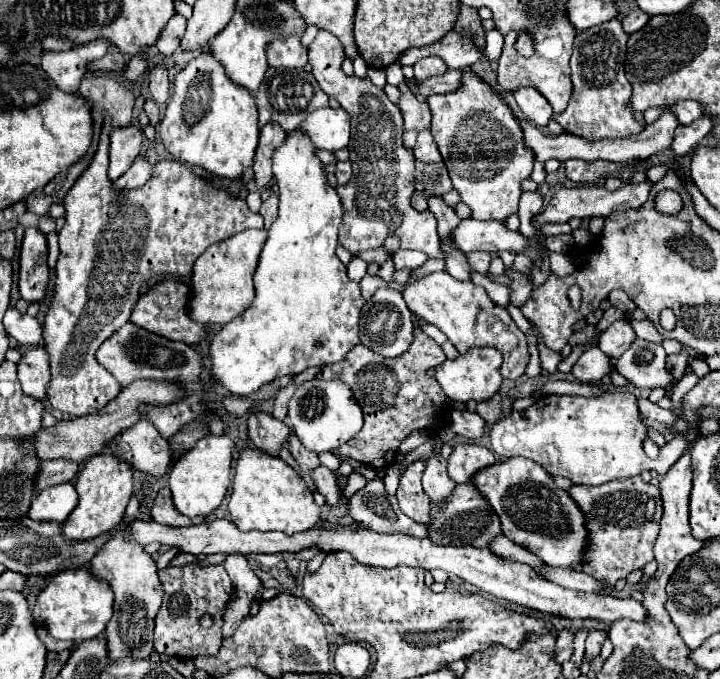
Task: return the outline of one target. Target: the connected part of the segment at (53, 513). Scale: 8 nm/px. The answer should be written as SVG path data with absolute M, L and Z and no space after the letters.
M72 483L54 485L38 493L38 497L32 501L28 517L32 521L64 523L72 513L72 509L76 507L76 503L78 503L78 493Z

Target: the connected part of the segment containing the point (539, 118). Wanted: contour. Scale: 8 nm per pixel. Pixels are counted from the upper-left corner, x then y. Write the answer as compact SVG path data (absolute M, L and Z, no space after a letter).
M522 87L514 91L514 97L528 121L532 121L536 127L546 127L552 117L552 109L550 103L534 87Z

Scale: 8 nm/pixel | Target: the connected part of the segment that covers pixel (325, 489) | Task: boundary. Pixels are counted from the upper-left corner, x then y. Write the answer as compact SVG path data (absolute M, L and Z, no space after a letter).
M318 465L316 469L312 469L312 479L316 483L316 487L322 491L322 495L326 497L326 503L328 505L338 505L340 503L340 493L338 493L338 487L336 487L336 475L324 467L324 465Z

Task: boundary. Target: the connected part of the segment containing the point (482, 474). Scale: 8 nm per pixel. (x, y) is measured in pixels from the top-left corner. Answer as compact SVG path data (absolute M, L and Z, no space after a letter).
M512 457L496 461L474 475L476 489L486 497L502 523L502 531L514 543L526 547L546 565L574 567L582 563L582 551L586 547L588 531L584 527L584 515L570 495L556 487L552 477L534 461L524 457Z

